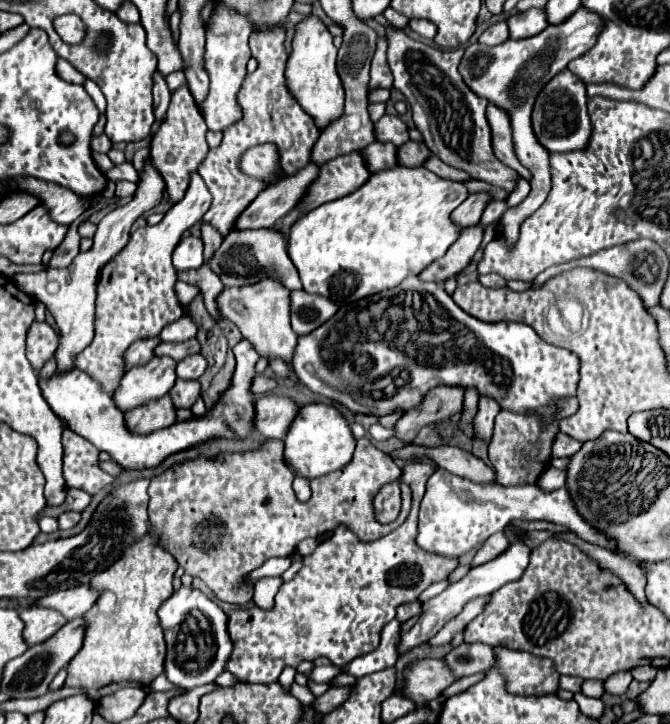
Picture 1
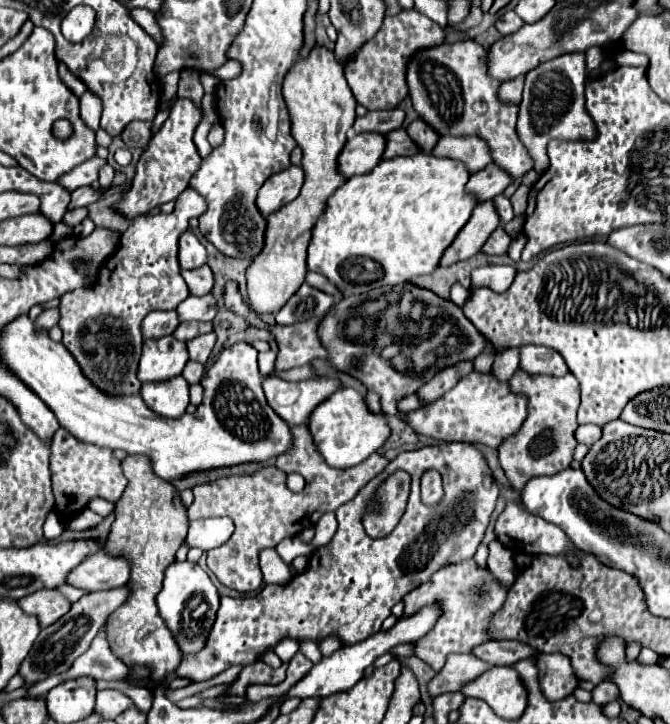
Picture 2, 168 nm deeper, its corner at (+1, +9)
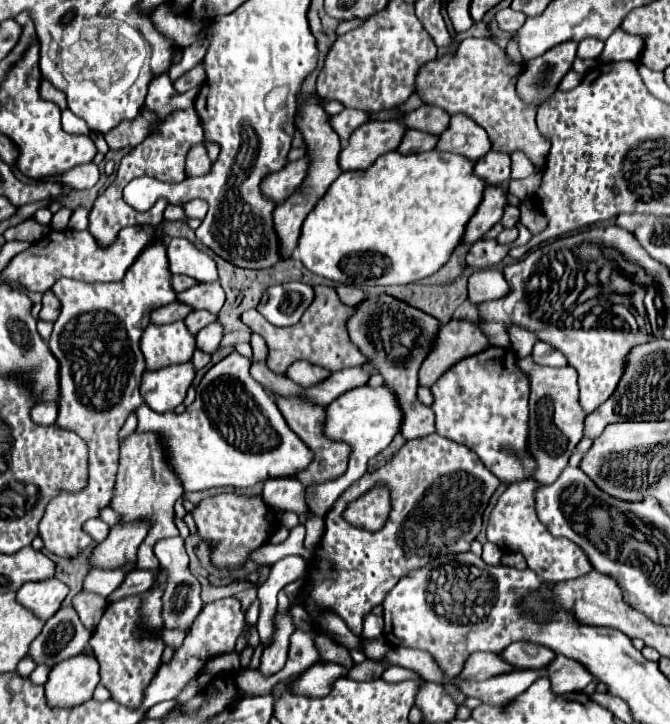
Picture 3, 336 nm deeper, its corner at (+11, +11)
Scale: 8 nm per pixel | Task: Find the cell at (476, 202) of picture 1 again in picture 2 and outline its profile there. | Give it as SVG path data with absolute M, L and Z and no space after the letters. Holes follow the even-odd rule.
M487 165L485 169L481 169L469 177L467 191L471 191L471 195L475 195L479 199L479 203L483 203L483 199L493 199L495 195L503 193L503 189L511 181L513 181L511 175L505 173L501 167Z

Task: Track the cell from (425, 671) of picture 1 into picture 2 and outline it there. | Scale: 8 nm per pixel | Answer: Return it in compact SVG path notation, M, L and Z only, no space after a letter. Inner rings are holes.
M449 655L447 663L443 665L443 671L439 671L427 683L427 691L429 691L429 695L459 691L463 683L479 677L487 669L489 669L489 665L481 659L477 659L475 655Z

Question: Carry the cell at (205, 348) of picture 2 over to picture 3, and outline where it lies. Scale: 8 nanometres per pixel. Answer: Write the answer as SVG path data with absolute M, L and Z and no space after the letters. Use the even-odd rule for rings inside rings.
M213 321L209 327L201 329L201 331L195 335L195 339L197 339L197 347L199 347L201 351L213 353L213 351L217 351L217 347L219 347L219 343L221 343L221 339L223 339L223 325L221 325L219 321Z

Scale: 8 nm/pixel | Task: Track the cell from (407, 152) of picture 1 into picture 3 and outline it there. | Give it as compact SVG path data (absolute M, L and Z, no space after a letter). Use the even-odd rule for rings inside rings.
M421 105L419 109L407 113L403 117L403 123L409 129L419 129L419 131L441 135L449 127L449 119L451 115L445 113L443 109L437 109L435 105Z

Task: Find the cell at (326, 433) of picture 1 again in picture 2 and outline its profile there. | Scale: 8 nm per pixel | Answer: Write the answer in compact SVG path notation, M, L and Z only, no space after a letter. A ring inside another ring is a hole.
M339 389L335 391L335 395L319 403L319 407L315 407L315 411L309 415L307 427L315 441L315 447L331 467L353 467L361 463L371 453L375 453L389 437L385 417L381 413L373 415L355 389Z

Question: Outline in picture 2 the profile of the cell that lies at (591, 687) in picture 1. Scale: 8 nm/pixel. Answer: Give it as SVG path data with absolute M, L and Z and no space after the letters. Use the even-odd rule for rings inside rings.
M601 681L599 685L595 685L595 689L593 689L591 693L593 693L593 703L601 705L601 703L607 703L607 701L613 701L613 699L617 699L617 695L619 695L619 689L615 687L615 683Z

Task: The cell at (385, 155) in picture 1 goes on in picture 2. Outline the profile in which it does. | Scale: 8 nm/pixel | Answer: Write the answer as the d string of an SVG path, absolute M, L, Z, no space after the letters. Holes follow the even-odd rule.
M403 127L387 133L385 139L387 139L385 153L383 153L385 159L393 159L393 157L399 157L399 155L415 155L419 151L417 145L409 139L409 135Z

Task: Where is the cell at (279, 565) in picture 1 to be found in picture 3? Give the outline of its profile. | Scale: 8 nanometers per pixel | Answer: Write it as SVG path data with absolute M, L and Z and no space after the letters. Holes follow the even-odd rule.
M311 517L307 521L307 537L305 537L305 547L315 547L319 541L321 541L321 535L323 535L323 529L325 529L325 523L321 517Z

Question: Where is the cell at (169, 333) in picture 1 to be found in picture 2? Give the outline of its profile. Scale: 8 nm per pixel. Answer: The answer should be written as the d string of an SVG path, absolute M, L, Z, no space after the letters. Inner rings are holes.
M211 295L203 297L187 297L179 307L177 315L179 321L211 321L217 313L217 303Z

